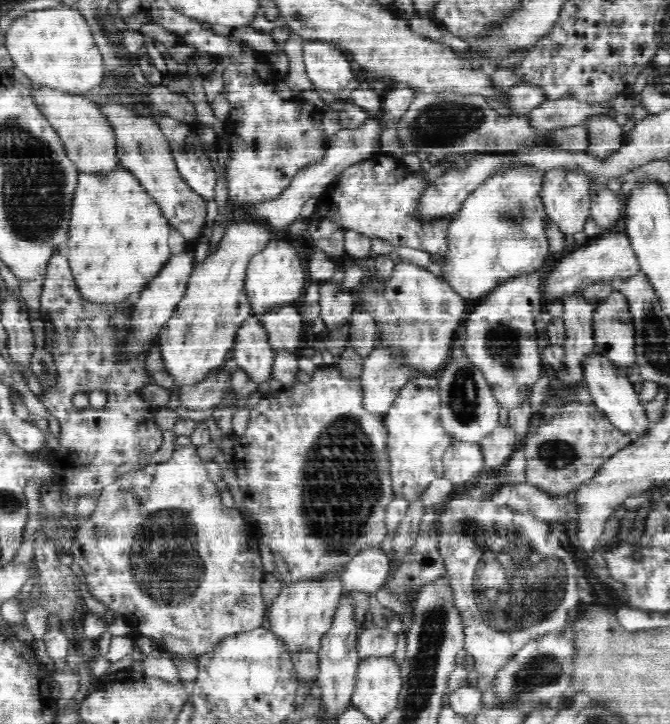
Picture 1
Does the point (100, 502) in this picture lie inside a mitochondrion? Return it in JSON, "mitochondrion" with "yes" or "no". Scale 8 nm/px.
{"mitochondrion":"no"}

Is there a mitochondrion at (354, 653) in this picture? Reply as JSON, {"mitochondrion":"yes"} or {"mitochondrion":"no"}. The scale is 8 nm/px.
{"mitochondrion":"no"}

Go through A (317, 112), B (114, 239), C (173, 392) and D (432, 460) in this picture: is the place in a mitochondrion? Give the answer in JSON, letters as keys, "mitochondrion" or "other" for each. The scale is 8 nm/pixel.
{"A":"other","B":"other","C":"other","D":"other"}

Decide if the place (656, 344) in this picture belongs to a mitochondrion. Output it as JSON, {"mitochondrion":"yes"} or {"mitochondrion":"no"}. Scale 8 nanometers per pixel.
{"mitochondrion":"yes"}

